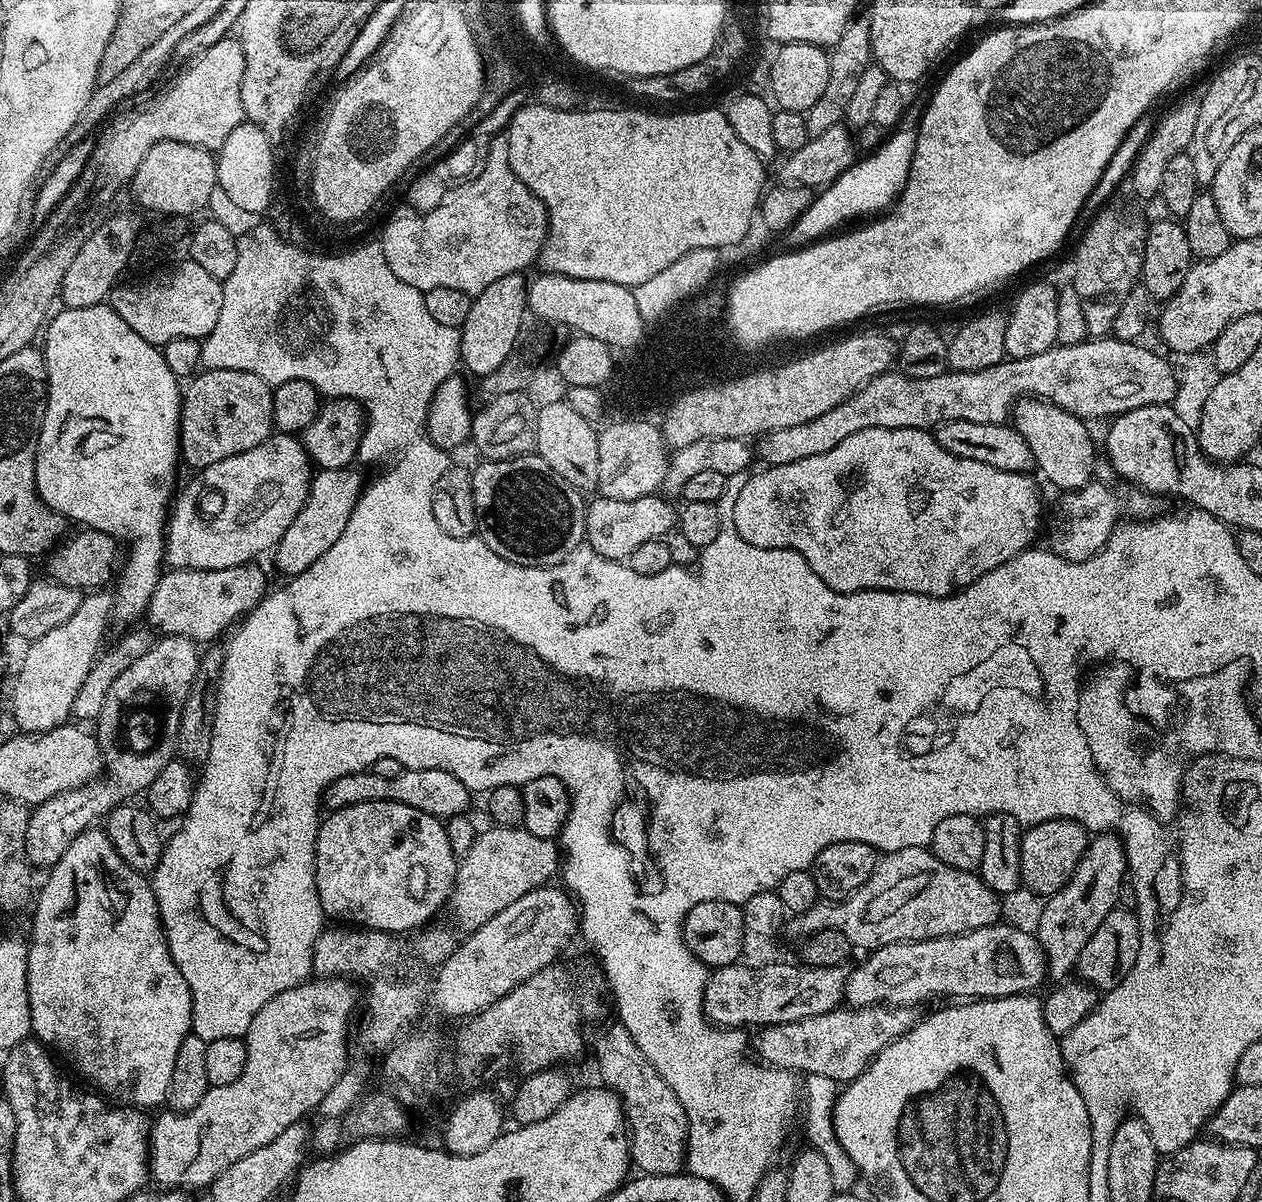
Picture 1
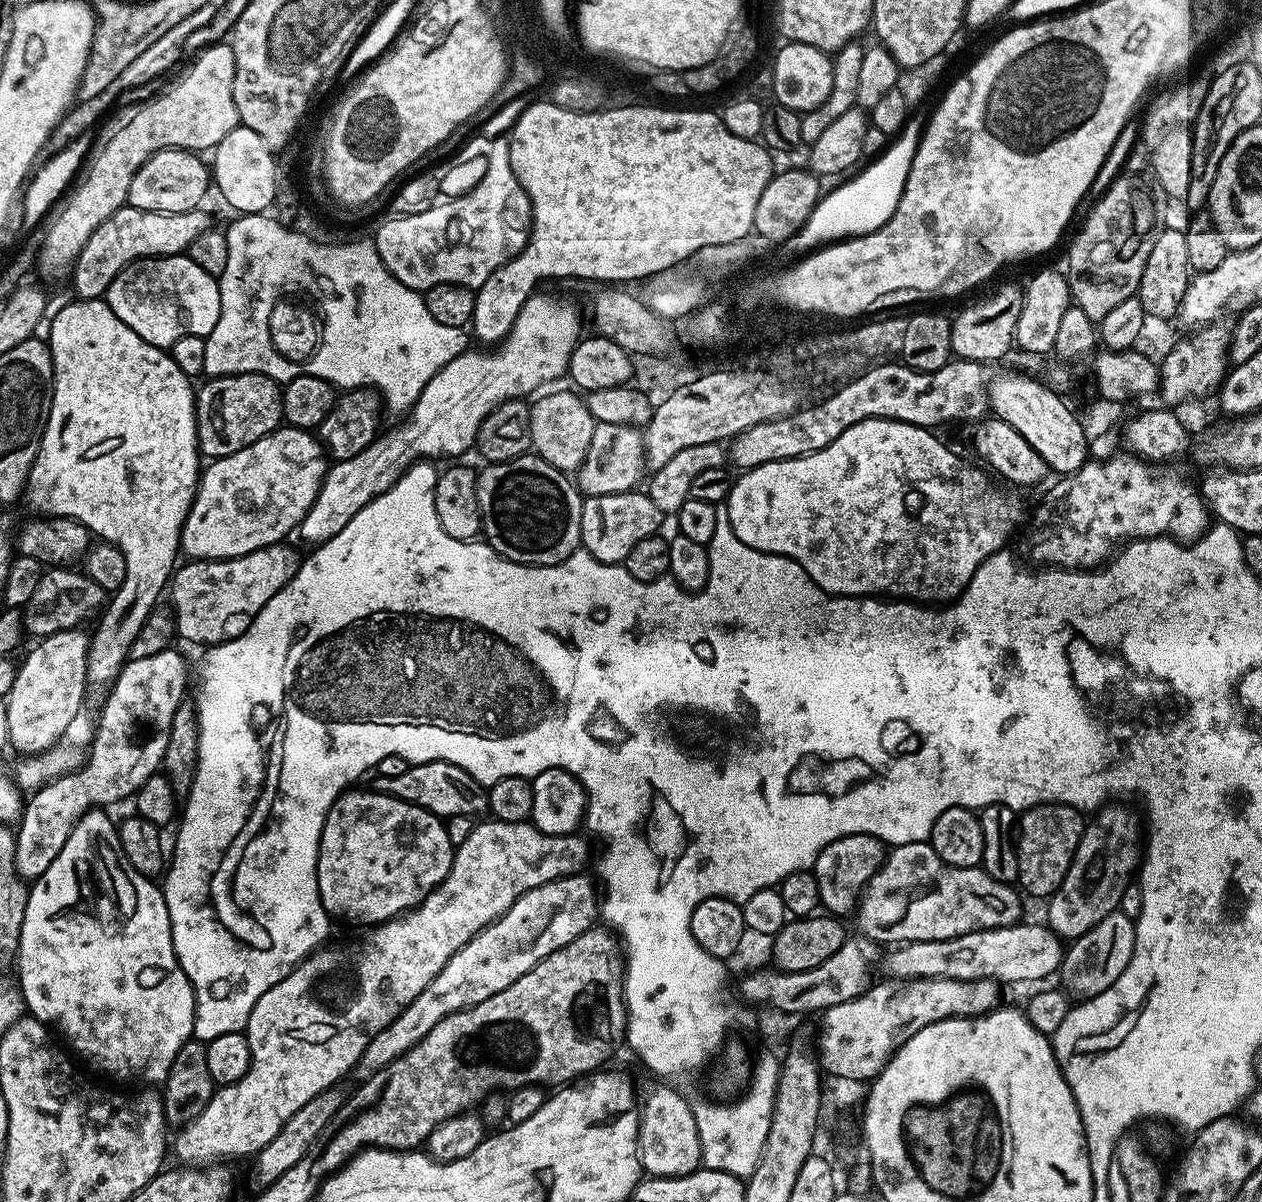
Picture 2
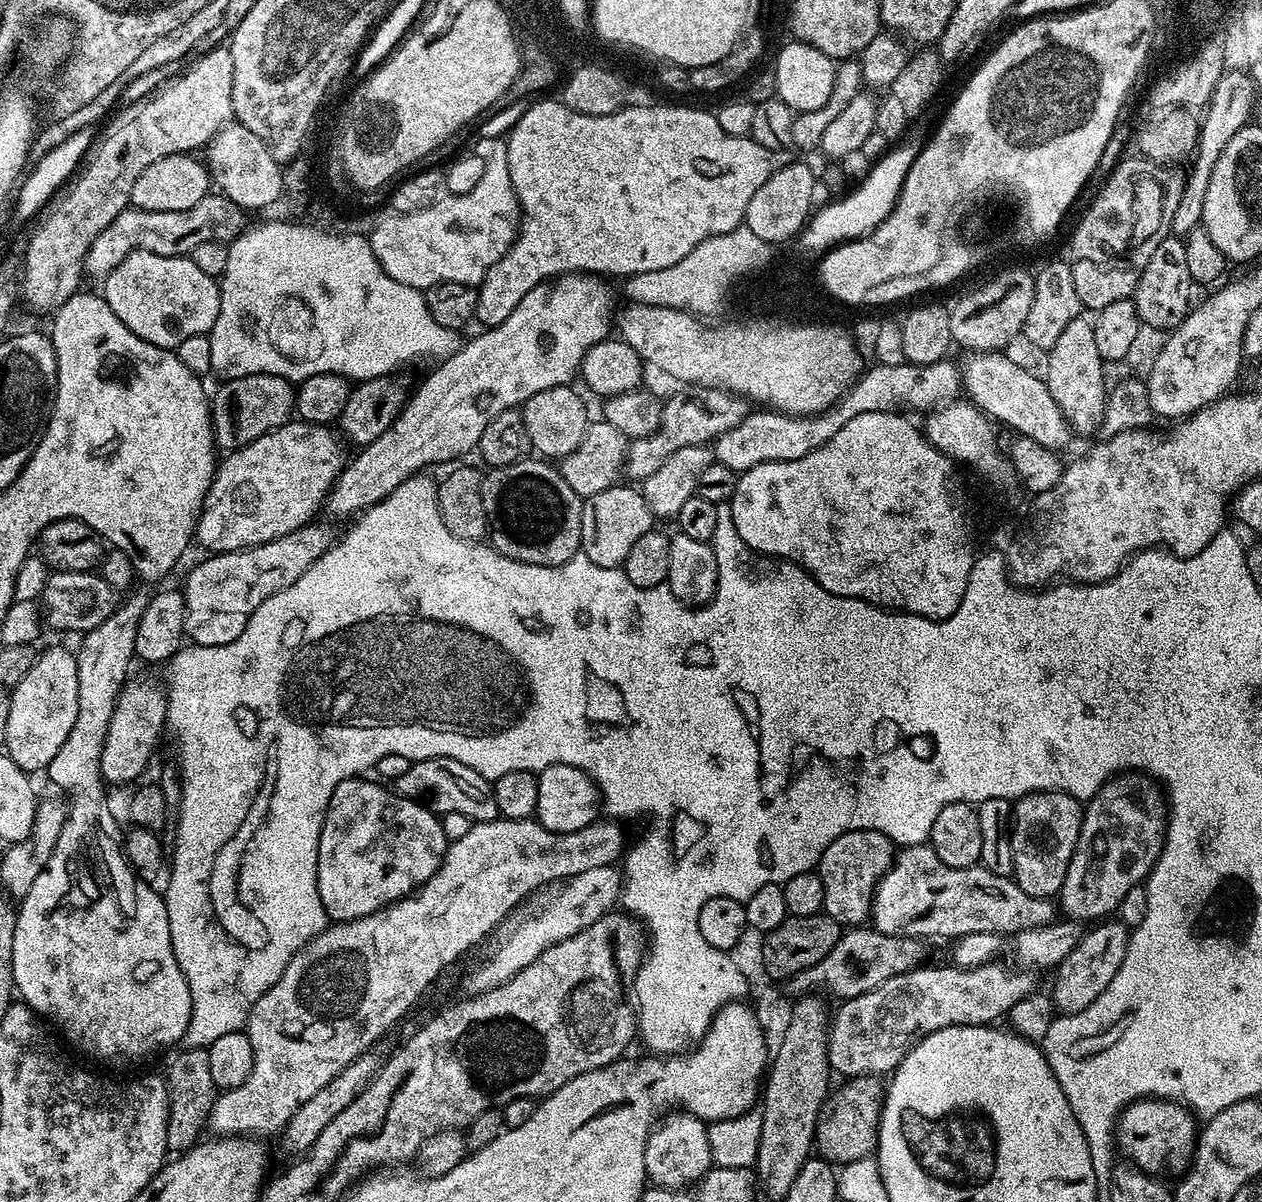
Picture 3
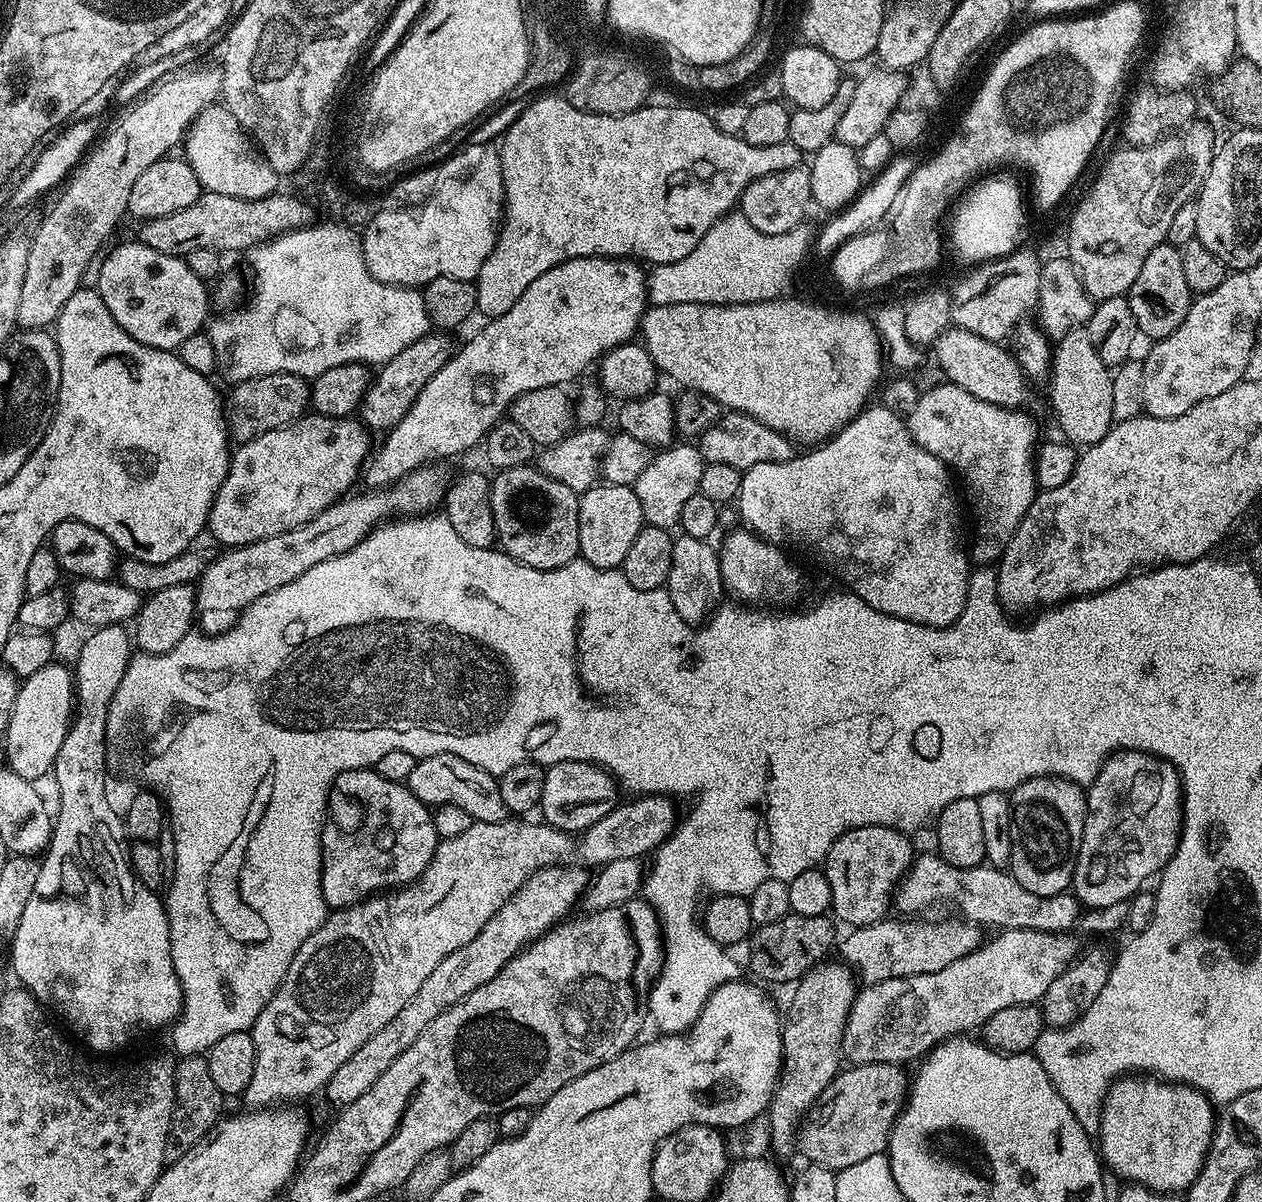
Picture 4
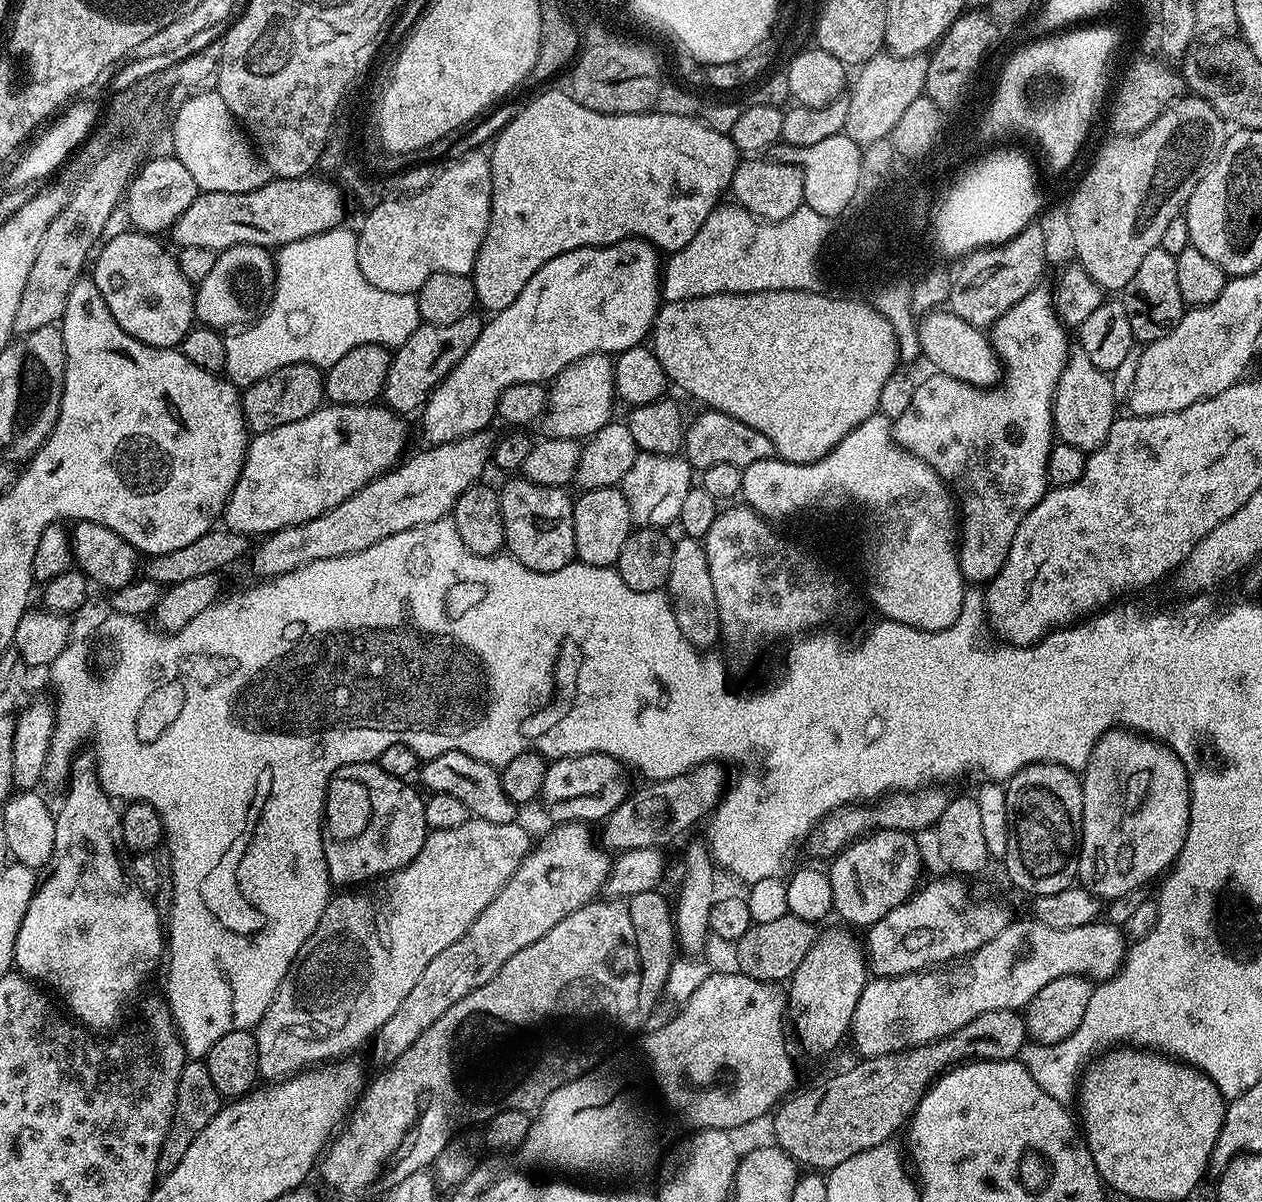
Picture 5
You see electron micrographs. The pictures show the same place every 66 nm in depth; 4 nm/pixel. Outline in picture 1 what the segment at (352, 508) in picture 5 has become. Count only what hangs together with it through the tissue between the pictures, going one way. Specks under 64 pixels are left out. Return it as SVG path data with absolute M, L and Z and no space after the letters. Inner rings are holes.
M253 562L226 570L172 568L165 571L150 598L147 627L164 636L184 636L193 642L219 641L220 630L228 627L234 618L253 612L269 591L268 580L258 565Z

